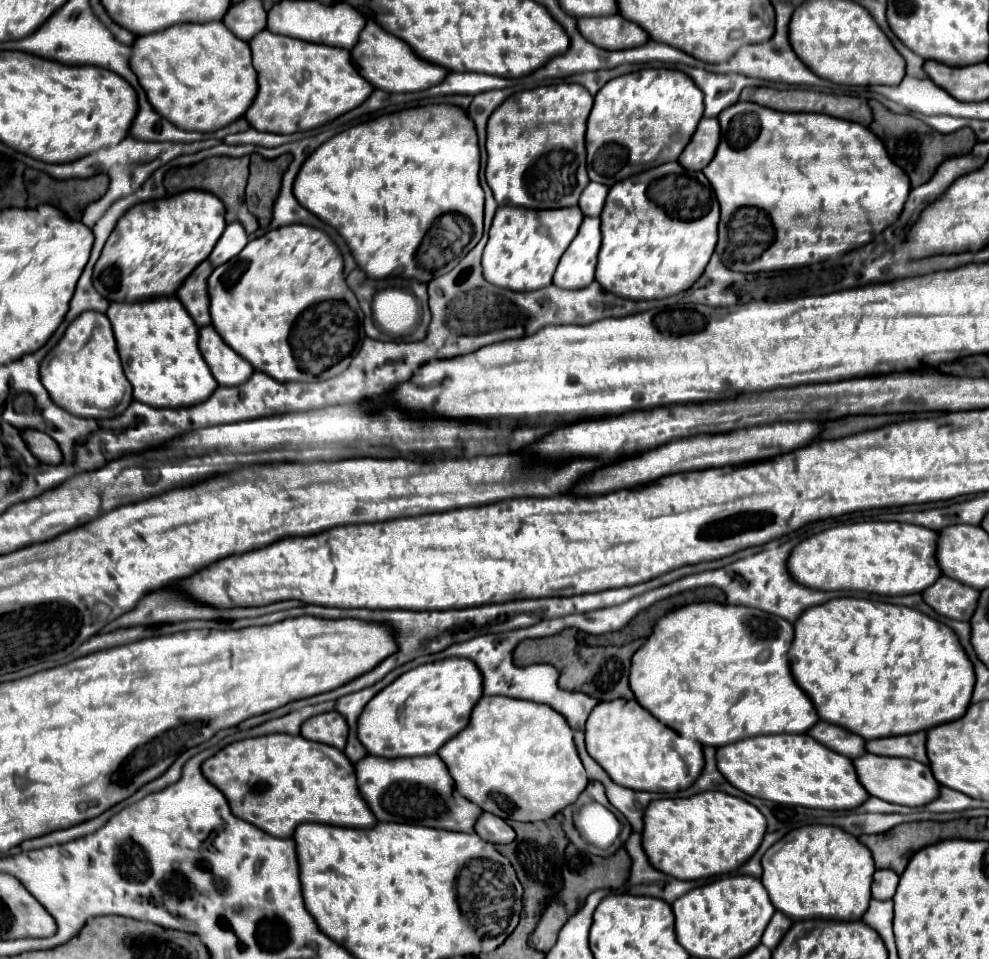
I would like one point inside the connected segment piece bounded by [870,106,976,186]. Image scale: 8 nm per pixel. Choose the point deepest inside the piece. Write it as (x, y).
(919, 150)

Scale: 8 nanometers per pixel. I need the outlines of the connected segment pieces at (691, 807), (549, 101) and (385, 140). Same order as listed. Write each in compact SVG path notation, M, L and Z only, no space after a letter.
M726 792L654 800L644 812L642 846L648 862L656 870L680 880L700 880L740 868L756 852L766 832L766 818L760 810Z
M552 84L540 86L534 90L516 92L508 102L502 102L496 108L496 114L488 120L488 138L486 138L486 182L494 192L498 206L524 206L534 210L546 208L566 208L576 206L582 190L586 188L586 120L592 110L592 96L580 84Z
M430 104L430 106L418 106L418 108L408 108L408 110L384 114L384 116L378 116L376 120L372 120L372 122L352 126L352 128L332 136L300 168L300 172L298 172L296 180L294 180L294 196L298 198L298 202L306 210L310 210L322 222L326 222L326 224L330 224L330 226L334 226L338 230L338 234L350 246L358 268L364 270L368 278L384 280L384 278L390 278L390 276L400 276L400 278L414 278L418 282L430 282L432 278L438 278L438 276L450 272L482 238L484 190L480 186L478 172L480 172L480 150L478 150L478 136L476 136L474 122L458 106Z

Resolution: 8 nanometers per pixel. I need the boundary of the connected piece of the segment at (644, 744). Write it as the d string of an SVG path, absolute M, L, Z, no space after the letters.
M636 700L600 702L584 730L588 754L608 770L608 776L624 788L642 792L678 792L694 784L704 768L702 746L694 740L678 736L668 726L660 724Z

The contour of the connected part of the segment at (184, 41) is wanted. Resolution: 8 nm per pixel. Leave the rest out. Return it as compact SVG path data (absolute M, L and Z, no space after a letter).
M222 22L176 24L160 32L138 36L130 50L132 50L132 72L138 76L138 82L144 88L148 102L160 116L168 118L168 122L180 126L182 130L196 130L196 132L218 130L228 122L242 118L244 110L248 110L252 98L258 92L250 46L244 40L236 38Z

